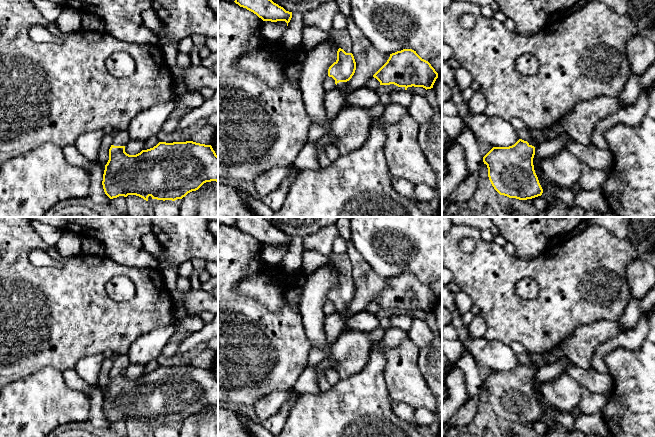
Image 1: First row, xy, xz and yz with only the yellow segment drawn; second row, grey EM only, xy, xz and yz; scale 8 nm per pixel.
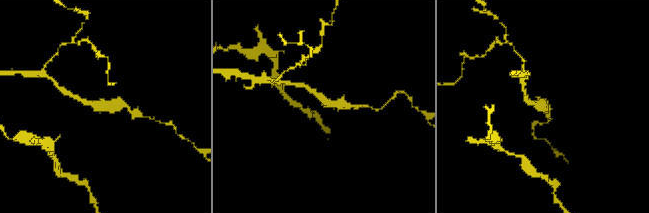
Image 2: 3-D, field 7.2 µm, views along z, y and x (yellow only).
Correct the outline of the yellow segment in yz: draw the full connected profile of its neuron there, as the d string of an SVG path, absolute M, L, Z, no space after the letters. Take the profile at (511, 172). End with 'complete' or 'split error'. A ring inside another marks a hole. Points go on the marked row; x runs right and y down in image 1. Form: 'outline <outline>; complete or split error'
outline M603 96L583 101L553 126L542 131L533 130L533 142L519 139L509 147L493 147L483 157L492 186L500 195L509 198L527 200L541 196L543 189L533 165L536 146L558 136L568 136L589 146L596 125L622 108L619 97Z; split error

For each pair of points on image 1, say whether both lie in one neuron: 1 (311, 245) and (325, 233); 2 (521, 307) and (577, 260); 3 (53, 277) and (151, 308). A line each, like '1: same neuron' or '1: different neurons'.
1: same neuron
2: same neuron
3: same neuron

